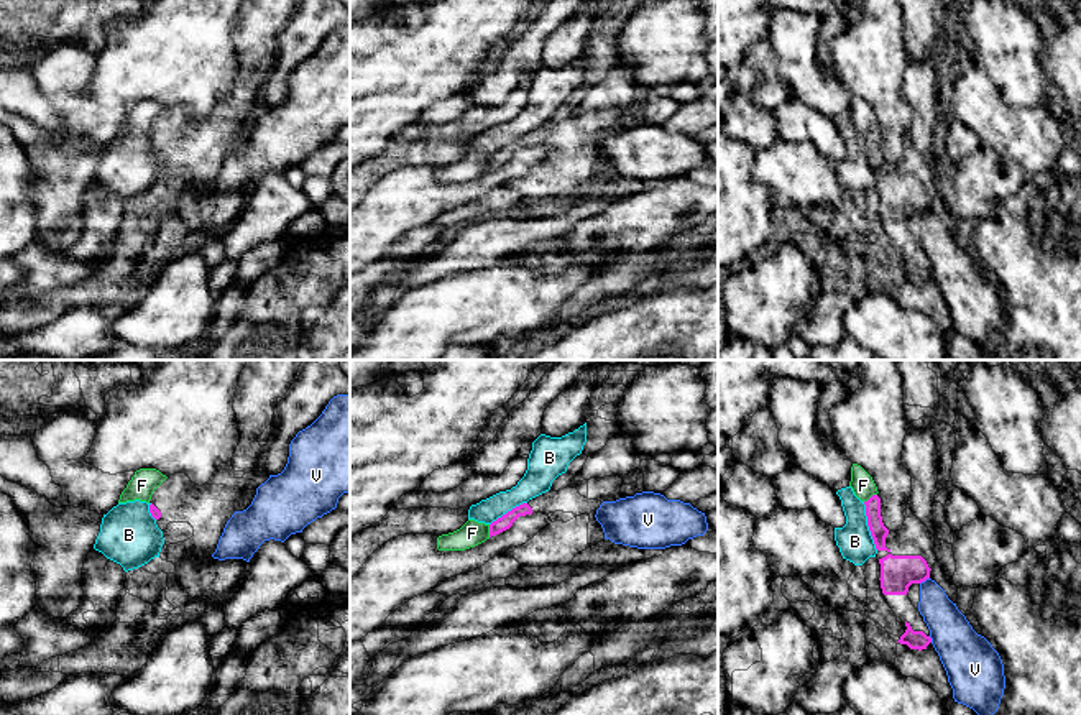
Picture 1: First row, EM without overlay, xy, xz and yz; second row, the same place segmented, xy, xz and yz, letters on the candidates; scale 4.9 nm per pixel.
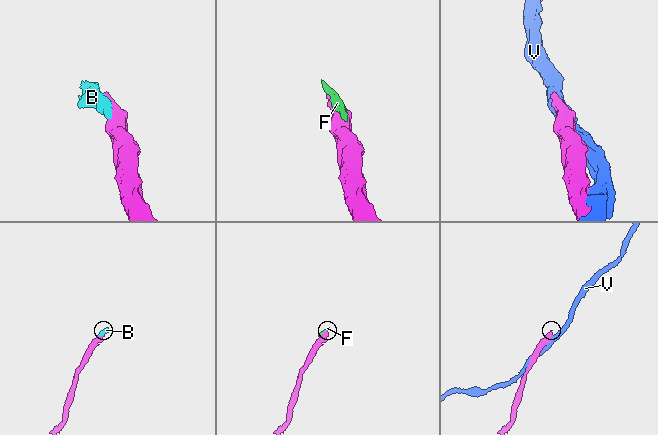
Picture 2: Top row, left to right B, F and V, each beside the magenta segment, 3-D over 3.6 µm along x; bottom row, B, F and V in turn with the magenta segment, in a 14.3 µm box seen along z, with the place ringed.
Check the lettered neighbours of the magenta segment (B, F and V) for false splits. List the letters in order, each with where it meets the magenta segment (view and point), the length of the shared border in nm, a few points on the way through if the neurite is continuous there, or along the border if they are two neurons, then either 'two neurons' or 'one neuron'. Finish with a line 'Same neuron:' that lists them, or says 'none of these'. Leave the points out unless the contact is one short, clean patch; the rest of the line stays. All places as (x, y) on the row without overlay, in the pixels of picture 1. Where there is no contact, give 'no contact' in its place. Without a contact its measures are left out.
B: meets magenta in yz at (868, 156); contact 260 nm long; two neurons
F: meets magenta in xz at (490, 163); contact 60 nm long; two neurons
V: meets magenta in yz at (924, 212); contact 60 nm long; two neurons
Same neuron: none of these

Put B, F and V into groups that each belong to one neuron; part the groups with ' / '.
B F / V

